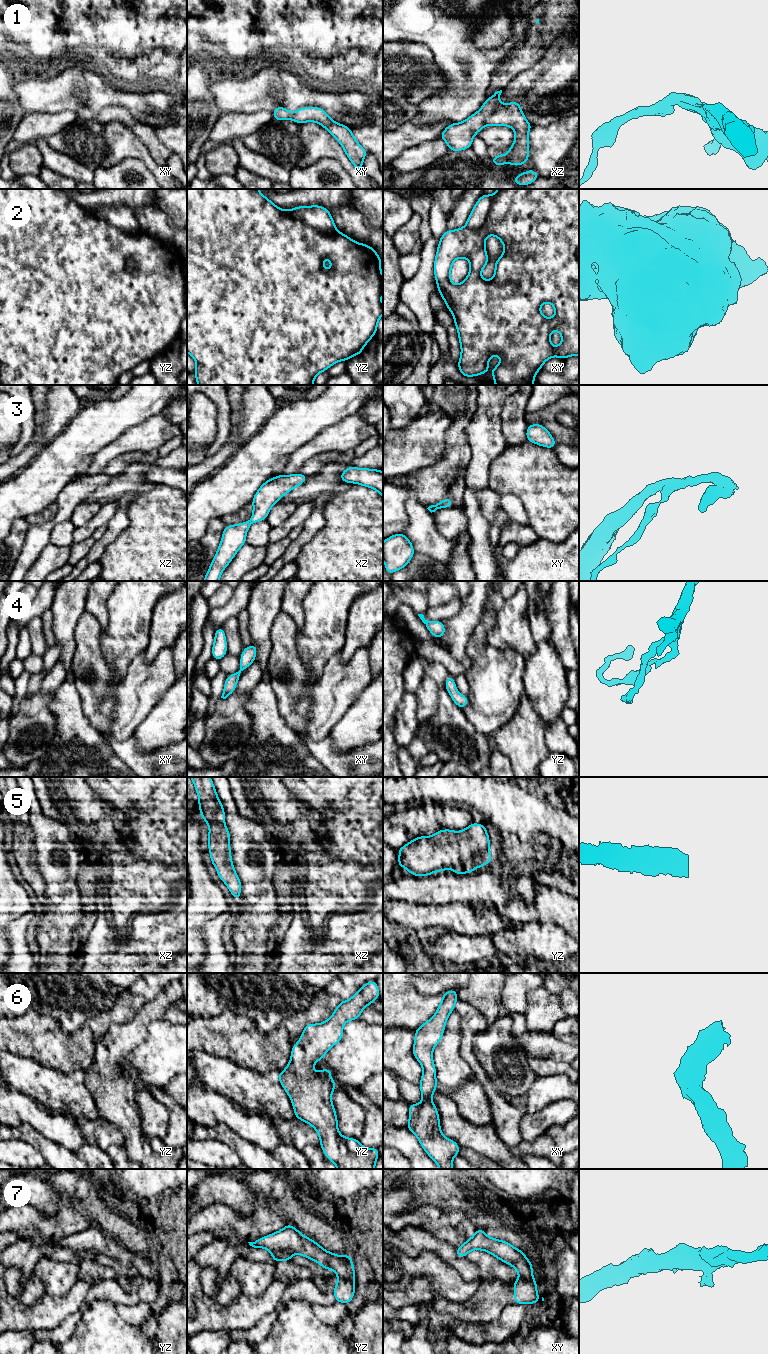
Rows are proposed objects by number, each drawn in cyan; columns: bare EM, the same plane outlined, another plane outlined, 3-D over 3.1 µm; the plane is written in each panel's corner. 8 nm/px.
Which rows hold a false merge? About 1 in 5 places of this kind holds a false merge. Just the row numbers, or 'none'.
2, 7

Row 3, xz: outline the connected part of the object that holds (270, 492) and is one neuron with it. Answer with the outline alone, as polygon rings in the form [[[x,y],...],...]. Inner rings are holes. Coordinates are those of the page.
[[[295,473],[278,475],[268,479],[257,490],[252,499],[253,513],[250,520],[240,524],[227,525],[222,532],[222,540],[203,581],[219,581],[223,570],[246,544],[246,534],[252,523],[266,520],[270,509],[288,492],[300,486],[308,475]]]

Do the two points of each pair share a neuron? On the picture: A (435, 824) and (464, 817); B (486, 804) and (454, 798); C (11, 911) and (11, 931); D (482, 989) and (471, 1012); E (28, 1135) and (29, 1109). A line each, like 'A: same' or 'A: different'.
A: same
B: same
C: different
D: different
E: different

